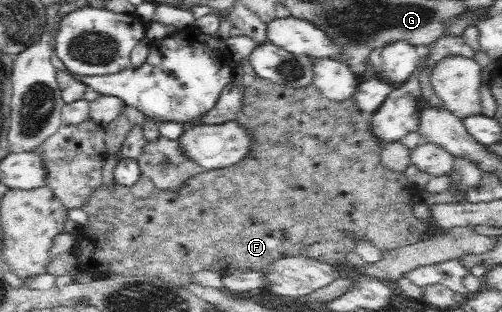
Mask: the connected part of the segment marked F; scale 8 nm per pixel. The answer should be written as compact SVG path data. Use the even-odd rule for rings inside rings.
M255 78L249 81L248 88L244 92L242 110L237 113L236 120L247 126L247 129L251 130L257 139L254 152L241 164L227 169L203 170L195 177L183 181L178 188L171 190L156 188L153 194L144 199L137 198L130 191L130 187L118 184L115 188L109 190L101 186L92 194L89 202L90 206L83 208L89 216L89 227L79 226L75 233L59 234L55 238L54 253L57 255L63 254L71 248L79 247L81 248L81 254L79 254L81 266L83 266L83 270L87 270L91 274L109 274L110 276L115 272L121 273L121 275L151 275L185 286L185 284L191 282L191 274L203 270L218 272L235 271L237 269L242 272L245 272L245 270L267 271L269 265L285 256L309 257L325 260L329 262L329 265L345 266L348 251L354 251L356 243L360 240L373 243L375 247L383 251L385 248L402 247L416 243L419 240L419 232L423 232L423 230L427 230L429 238L439 235L440 230L436 227L435 218L423 220L423 218L419 218L419 214L415 214L415 203L420 202L419 195L421 194L421 190L416 188L415 182L411 182L411 178L407 178L407 174L392 172L384 168L383 164L380 164L383 141L372 132L369 114L361 112L356 107L353 99L343 100L343 102L327 100L318 92L317 86L313 83L307 88L289 89L261 78ZM391 226L395 226L395 232L398 232L399 240L397 240L397 236L393 236L393 240L391 240Z

